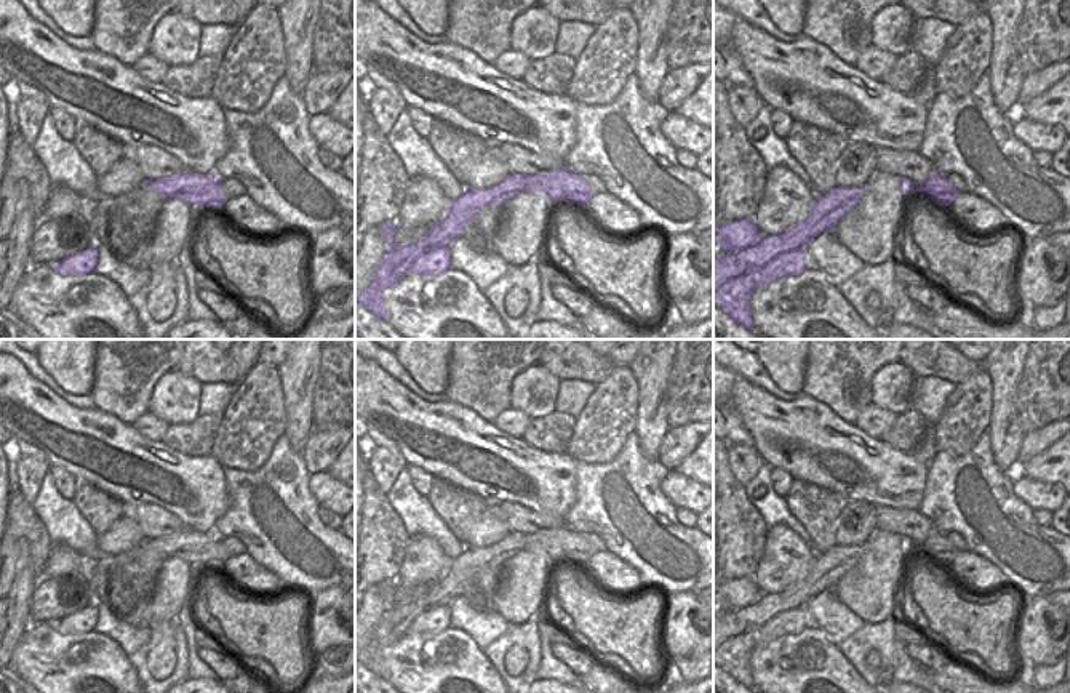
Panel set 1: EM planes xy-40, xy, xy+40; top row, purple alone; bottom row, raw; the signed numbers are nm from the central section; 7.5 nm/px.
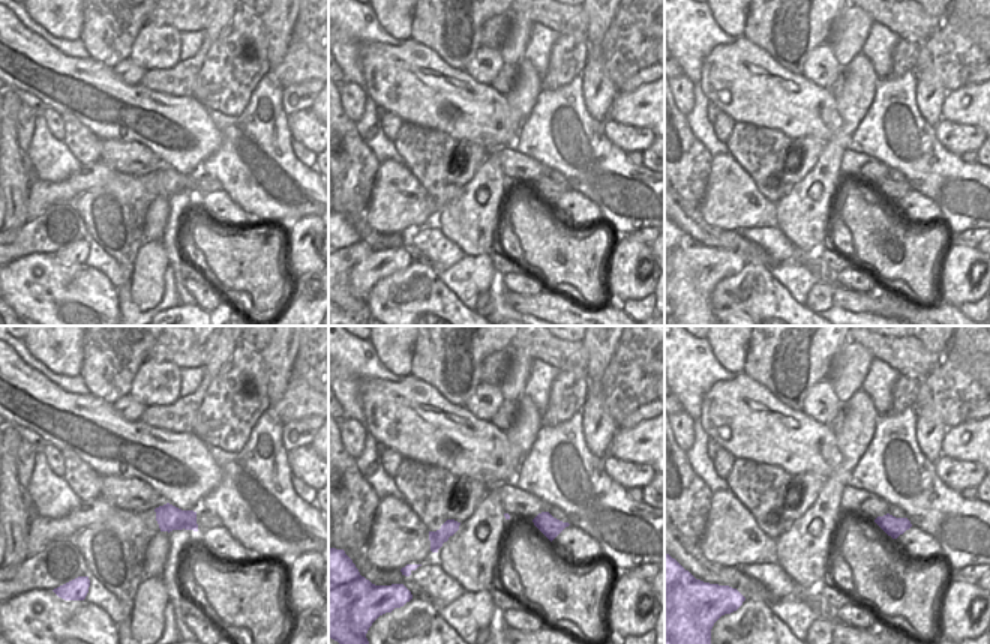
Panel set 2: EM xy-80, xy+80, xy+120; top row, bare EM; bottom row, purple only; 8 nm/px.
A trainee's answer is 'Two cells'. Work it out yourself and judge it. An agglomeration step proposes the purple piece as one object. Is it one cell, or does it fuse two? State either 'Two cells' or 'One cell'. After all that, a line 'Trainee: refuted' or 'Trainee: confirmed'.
Two cells.
Trainee: confirmed

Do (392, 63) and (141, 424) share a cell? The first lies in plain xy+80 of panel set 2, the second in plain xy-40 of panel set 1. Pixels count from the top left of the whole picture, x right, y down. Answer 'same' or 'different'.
different

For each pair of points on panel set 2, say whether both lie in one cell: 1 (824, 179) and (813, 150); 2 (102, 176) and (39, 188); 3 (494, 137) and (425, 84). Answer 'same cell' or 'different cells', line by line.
1: different cells
2: same cell
3: same cell

